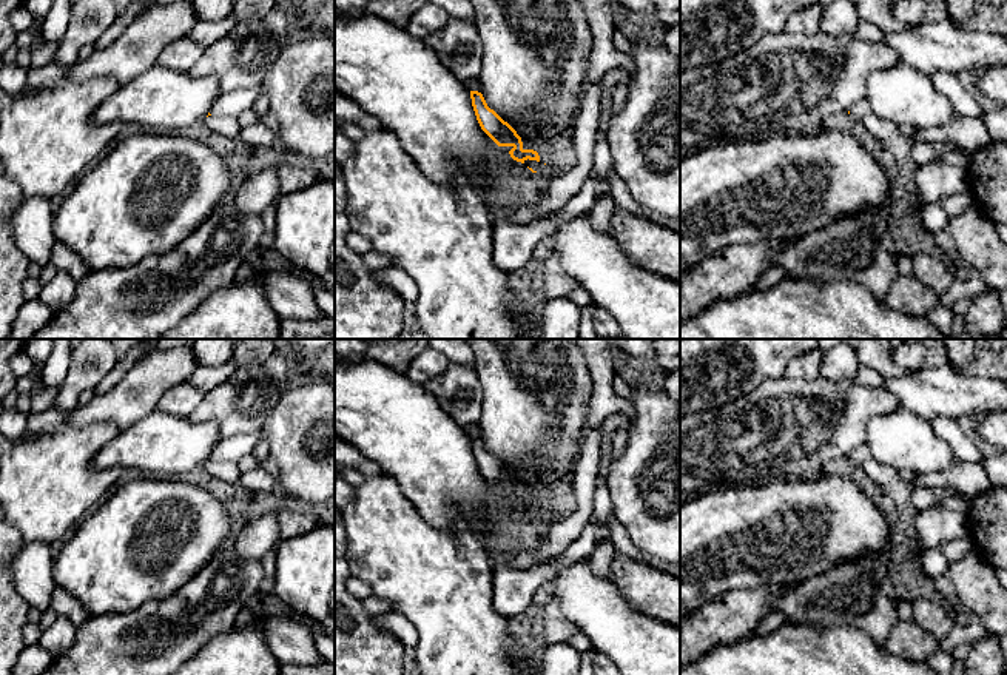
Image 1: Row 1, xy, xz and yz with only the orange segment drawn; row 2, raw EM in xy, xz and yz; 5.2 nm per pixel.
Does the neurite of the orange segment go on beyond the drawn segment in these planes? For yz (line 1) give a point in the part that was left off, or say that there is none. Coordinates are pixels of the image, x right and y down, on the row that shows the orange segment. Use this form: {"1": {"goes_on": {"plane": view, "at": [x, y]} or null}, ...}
{"1": {"goes_on": null}}

